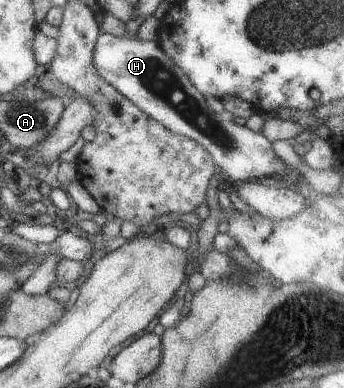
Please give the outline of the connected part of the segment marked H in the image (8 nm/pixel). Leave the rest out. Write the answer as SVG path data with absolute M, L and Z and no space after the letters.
M99 34L92 57L96 73L127 97L156 121L178 135L197 141L208 150L215 165L219 165L225 178L233 185L248 181L267 181L276 185L284 183L296 189L304 182L298 171L294 171L274 153L273 142L264 135L246 126L240 126L230 116L220 116L206 103L206 98L188 81L183 71L162 51L160 43L124 39L112 34Z

